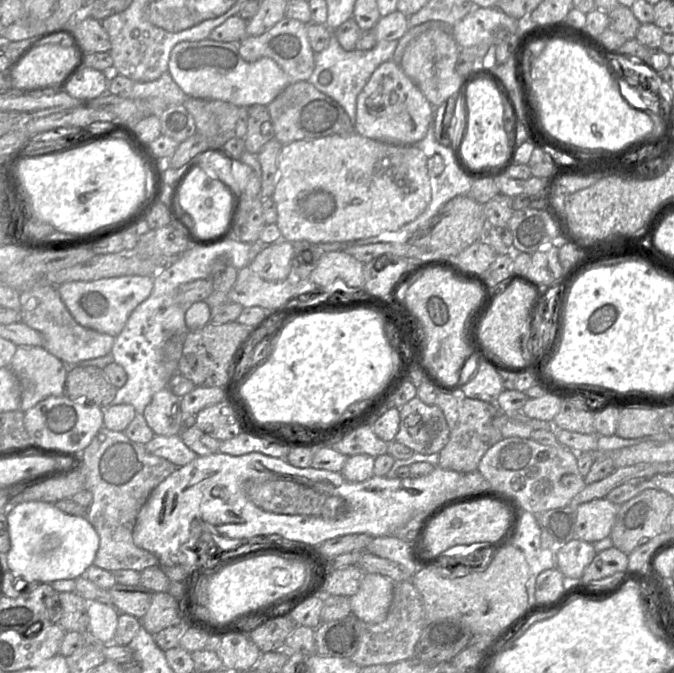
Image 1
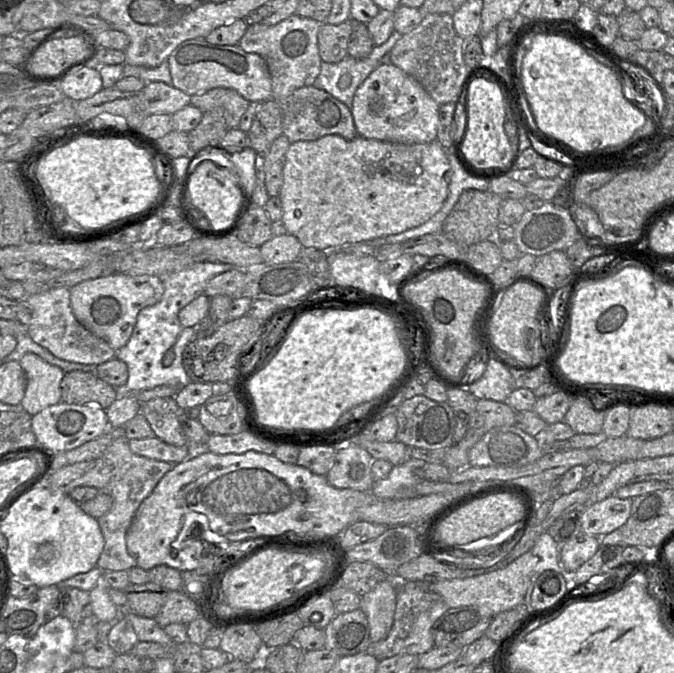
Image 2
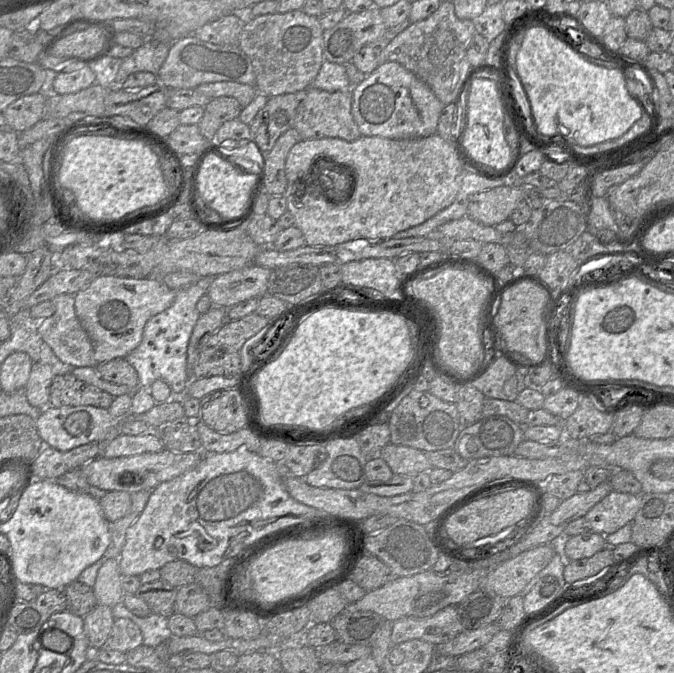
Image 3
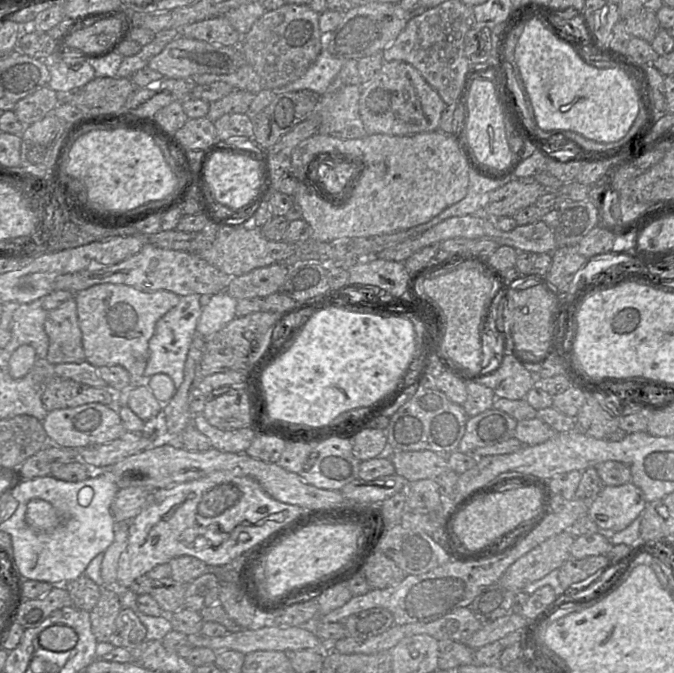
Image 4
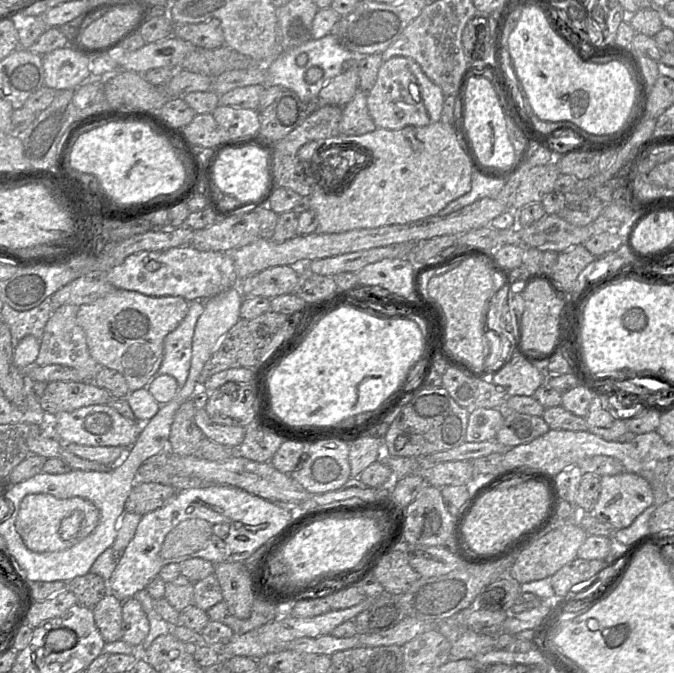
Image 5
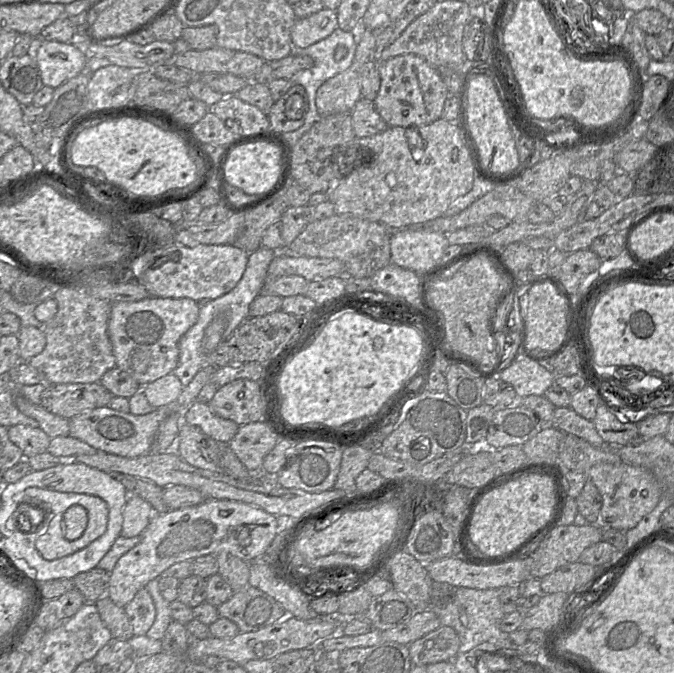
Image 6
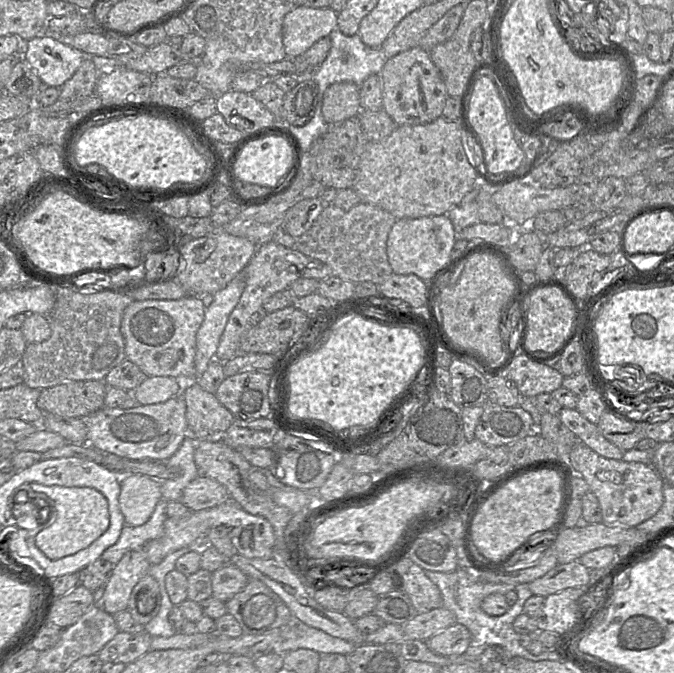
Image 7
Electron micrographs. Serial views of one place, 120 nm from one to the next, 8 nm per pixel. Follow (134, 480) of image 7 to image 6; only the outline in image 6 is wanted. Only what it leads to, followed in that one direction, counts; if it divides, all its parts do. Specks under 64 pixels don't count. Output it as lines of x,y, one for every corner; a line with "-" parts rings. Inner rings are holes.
130,495
123,508
123,525
121,536
133,538
140,536
147,528
153,517
152,506
137,495

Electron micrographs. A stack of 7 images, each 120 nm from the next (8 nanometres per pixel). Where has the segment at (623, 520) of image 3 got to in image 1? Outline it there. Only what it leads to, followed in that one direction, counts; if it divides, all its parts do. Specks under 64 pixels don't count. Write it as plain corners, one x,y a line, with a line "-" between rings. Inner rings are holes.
606,497
580,504
575,509
575,539
596,543
610,536
620,506

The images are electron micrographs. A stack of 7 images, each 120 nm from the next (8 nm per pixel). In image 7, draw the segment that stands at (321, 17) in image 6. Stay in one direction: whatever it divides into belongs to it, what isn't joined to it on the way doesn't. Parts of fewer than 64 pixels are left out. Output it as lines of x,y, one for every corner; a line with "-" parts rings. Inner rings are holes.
295,6
283,20
282,37
286,58
296,58
337,28
338,14
330,7

